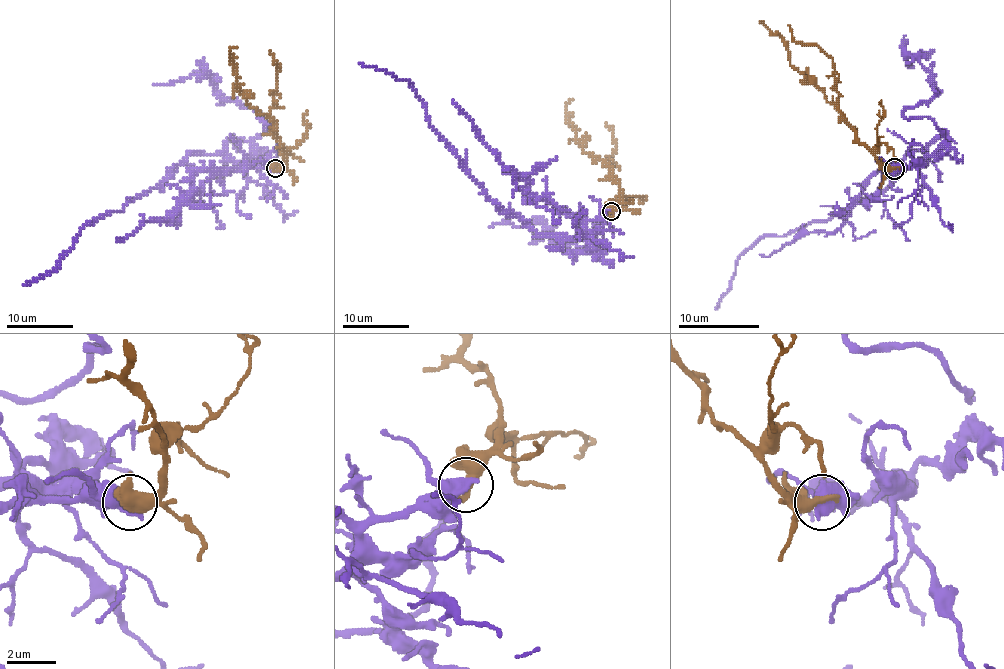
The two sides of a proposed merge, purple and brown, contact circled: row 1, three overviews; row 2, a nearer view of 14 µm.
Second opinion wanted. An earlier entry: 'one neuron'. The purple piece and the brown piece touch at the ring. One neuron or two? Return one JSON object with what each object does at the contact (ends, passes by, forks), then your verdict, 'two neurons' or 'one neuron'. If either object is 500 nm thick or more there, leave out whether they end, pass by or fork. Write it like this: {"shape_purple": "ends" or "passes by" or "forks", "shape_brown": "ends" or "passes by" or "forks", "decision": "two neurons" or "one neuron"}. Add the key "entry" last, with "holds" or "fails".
{"decision": "two neurons", "entry": "fails"}

